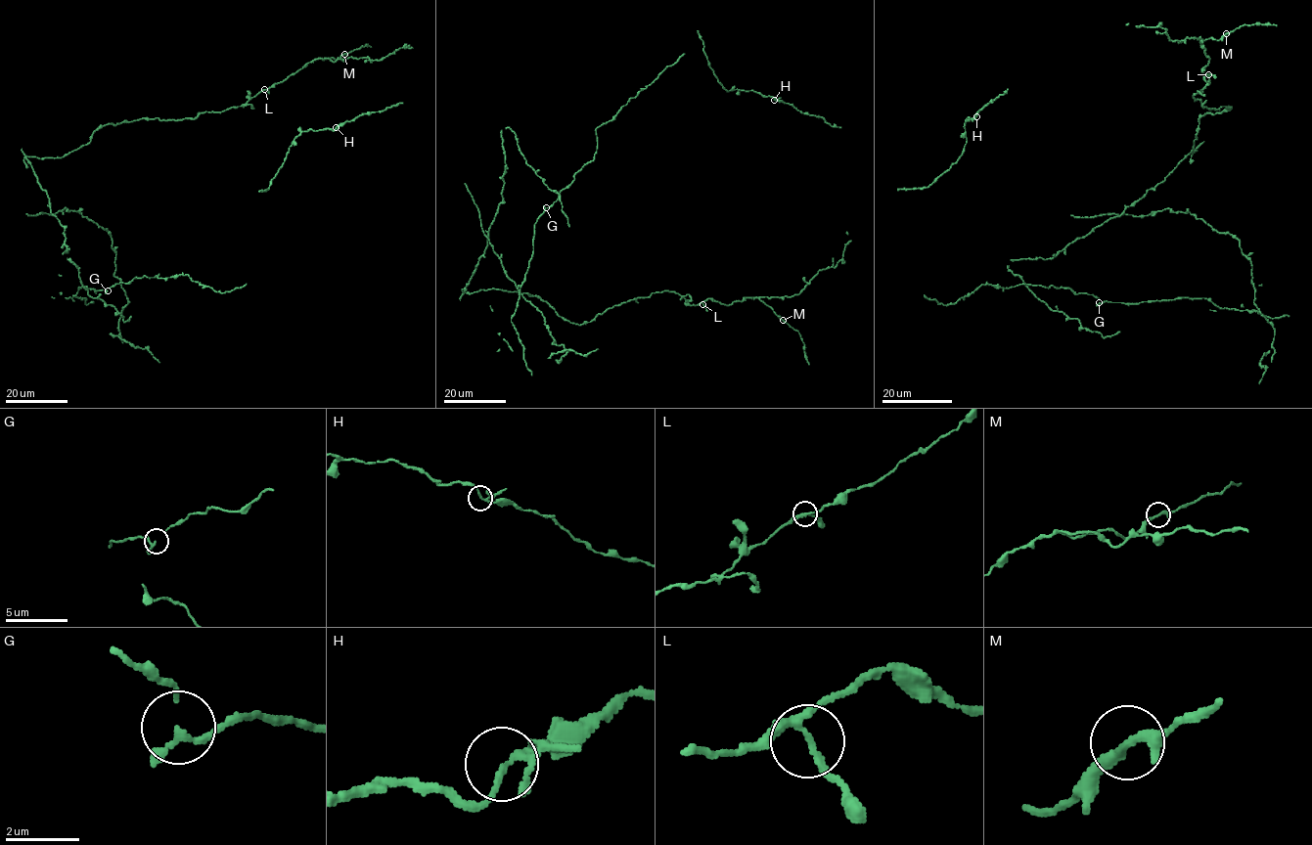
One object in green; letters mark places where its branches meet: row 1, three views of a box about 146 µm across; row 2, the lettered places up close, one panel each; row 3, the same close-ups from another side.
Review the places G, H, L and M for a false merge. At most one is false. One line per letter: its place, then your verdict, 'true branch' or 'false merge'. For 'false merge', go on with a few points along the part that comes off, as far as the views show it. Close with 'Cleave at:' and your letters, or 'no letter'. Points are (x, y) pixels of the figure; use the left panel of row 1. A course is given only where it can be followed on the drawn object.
G: place (108, 290); true branch
H: place (336, 127); true branch
L: place (264, 89); true branch
M: place (344, 54); true branch
Cleave at: no letter

